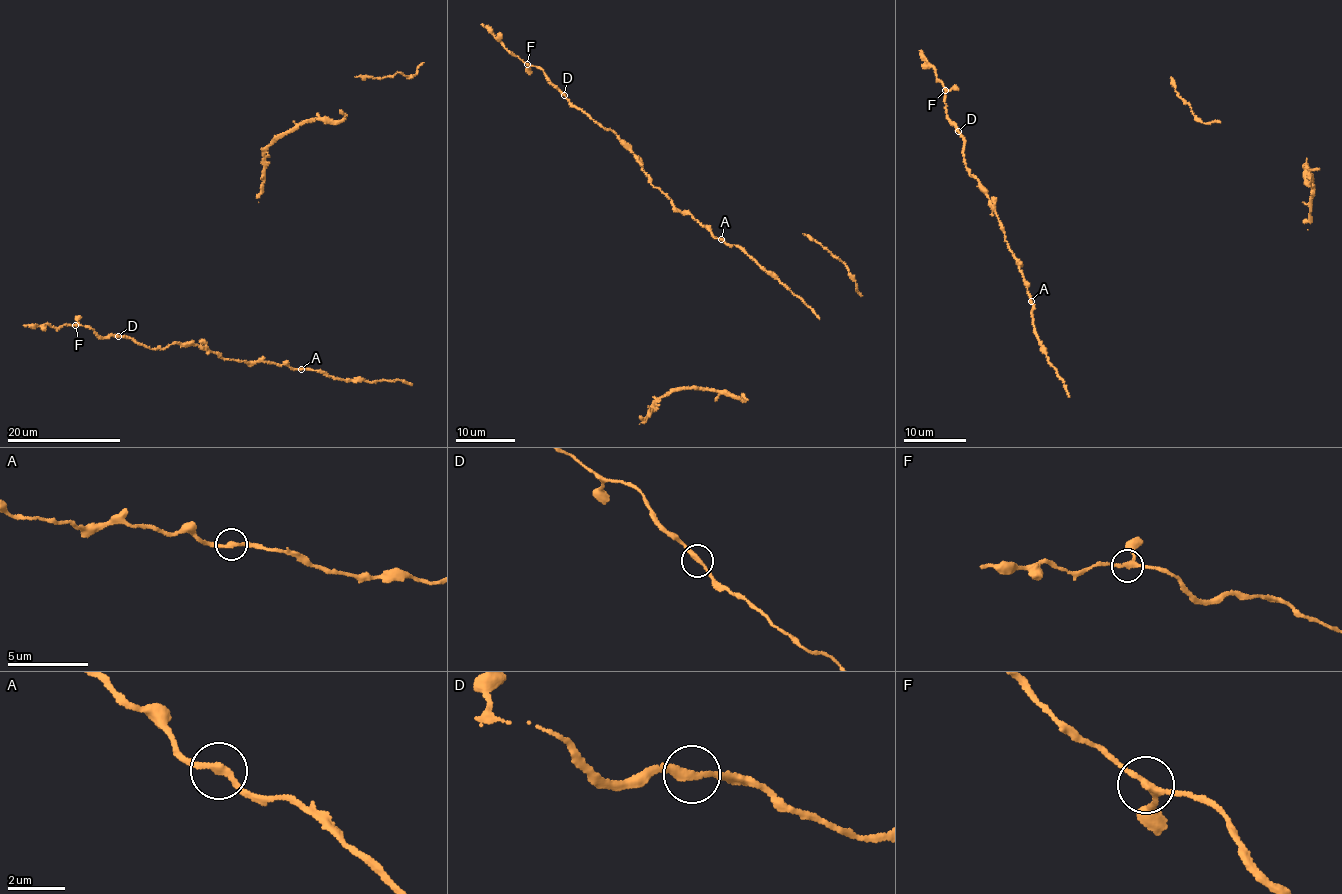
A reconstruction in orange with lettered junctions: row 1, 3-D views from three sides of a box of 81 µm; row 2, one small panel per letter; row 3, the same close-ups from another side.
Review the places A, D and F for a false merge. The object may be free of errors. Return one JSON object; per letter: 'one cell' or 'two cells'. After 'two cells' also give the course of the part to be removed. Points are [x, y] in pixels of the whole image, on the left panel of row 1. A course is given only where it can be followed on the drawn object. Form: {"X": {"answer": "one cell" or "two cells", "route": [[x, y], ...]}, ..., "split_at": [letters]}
{"A": {"answer": "one cell"}, "D": {"answer": "one cell"}, "F": {"answer": "two cells", "route": [[75, 326], [23, 325]]}, "split_at": ["F"]}

